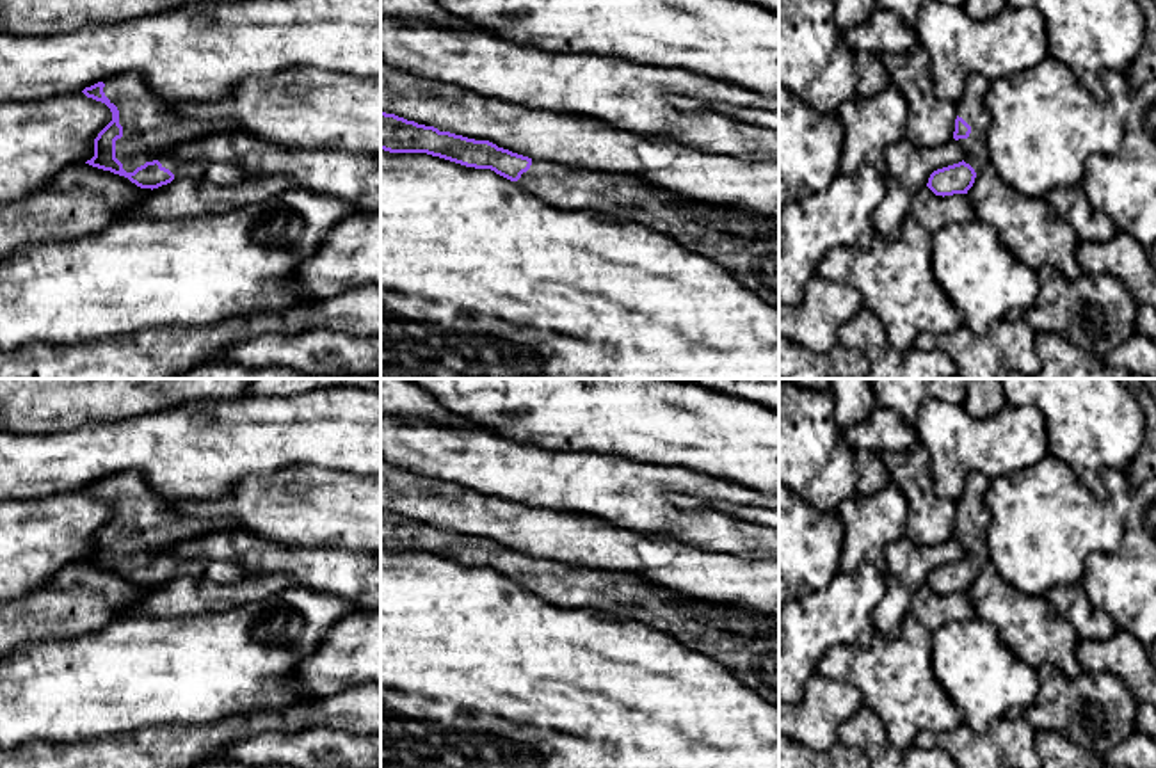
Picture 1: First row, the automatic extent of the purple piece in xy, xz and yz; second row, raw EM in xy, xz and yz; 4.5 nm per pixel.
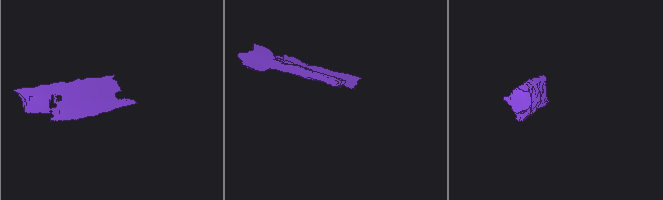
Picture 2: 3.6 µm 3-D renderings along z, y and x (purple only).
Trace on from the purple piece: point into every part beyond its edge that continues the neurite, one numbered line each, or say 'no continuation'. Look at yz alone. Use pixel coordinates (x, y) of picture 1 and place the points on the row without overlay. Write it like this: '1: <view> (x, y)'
1: yz (971, 505)

